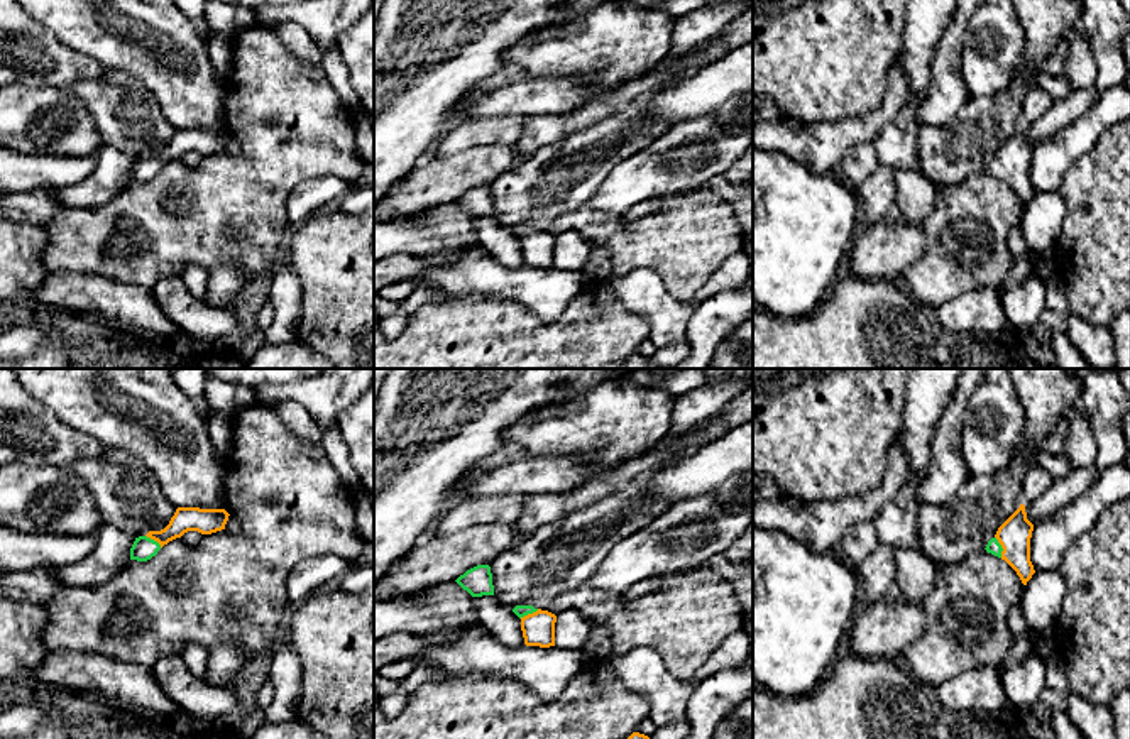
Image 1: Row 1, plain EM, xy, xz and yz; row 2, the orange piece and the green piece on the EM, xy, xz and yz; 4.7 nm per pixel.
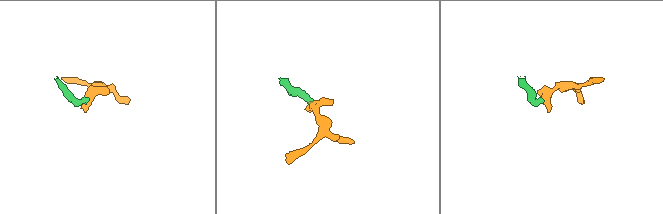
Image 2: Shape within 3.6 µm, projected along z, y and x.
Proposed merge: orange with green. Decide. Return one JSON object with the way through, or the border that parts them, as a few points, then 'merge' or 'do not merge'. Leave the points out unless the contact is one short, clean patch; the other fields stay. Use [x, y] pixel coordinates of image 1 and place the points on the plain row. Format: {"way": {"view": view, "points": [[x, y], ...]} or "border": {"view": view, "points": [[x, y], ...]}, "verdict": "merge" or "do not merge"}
{"way": {"view": "yz", "points": [[1014, 156], [1002, 168], [993, 168]]}, "verdict": "merge"}

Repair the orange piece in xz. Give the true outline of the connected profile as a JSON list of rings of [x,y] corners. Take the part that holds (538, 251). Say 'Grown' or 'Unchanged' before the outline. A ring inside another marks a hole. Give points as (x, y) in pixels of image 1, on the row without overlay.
Grown. [[[516,227],[513,233],[521,240],[521,252],[526,267],[555,267],[555,235],[535,230],[533,227]]]

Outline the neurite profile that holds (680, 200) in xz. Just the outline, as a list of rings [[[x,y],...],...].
[[[690,189],[670,193],[661,206],[633,223],[624,223],[619,215],[609,215],[589,203],[557,216],[545,232],[558,237],[563,232],[577,232],[592,249],[609,250],[609,272],[626,276],[639,267],[655,271],[668,293],[690,303],[695,293],[732,255],[744,250],[746,232],[738,225],[732,206],[712,191]]]

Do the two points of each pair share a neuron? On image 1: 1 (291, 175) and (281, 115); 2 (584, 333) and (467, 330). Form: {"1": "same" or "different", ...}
{"1": "same", "2": "same"}

